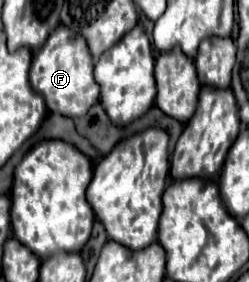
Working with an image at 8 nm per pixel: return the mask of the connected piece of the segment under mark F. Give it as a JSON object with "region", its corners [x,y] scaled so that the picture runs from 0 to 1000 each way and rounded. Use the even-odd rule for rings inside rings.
{"region":[[[233,92],[193,128],[161,184],[145,184],[129,206],[120,305],[137,326],[169,333],[201,397],[281,418],[337,411],[361,390],[361,376],[394,362],[402,340],[402,305],[378,284],[378,227],[345,142],[281,113],[265,92]]]}

